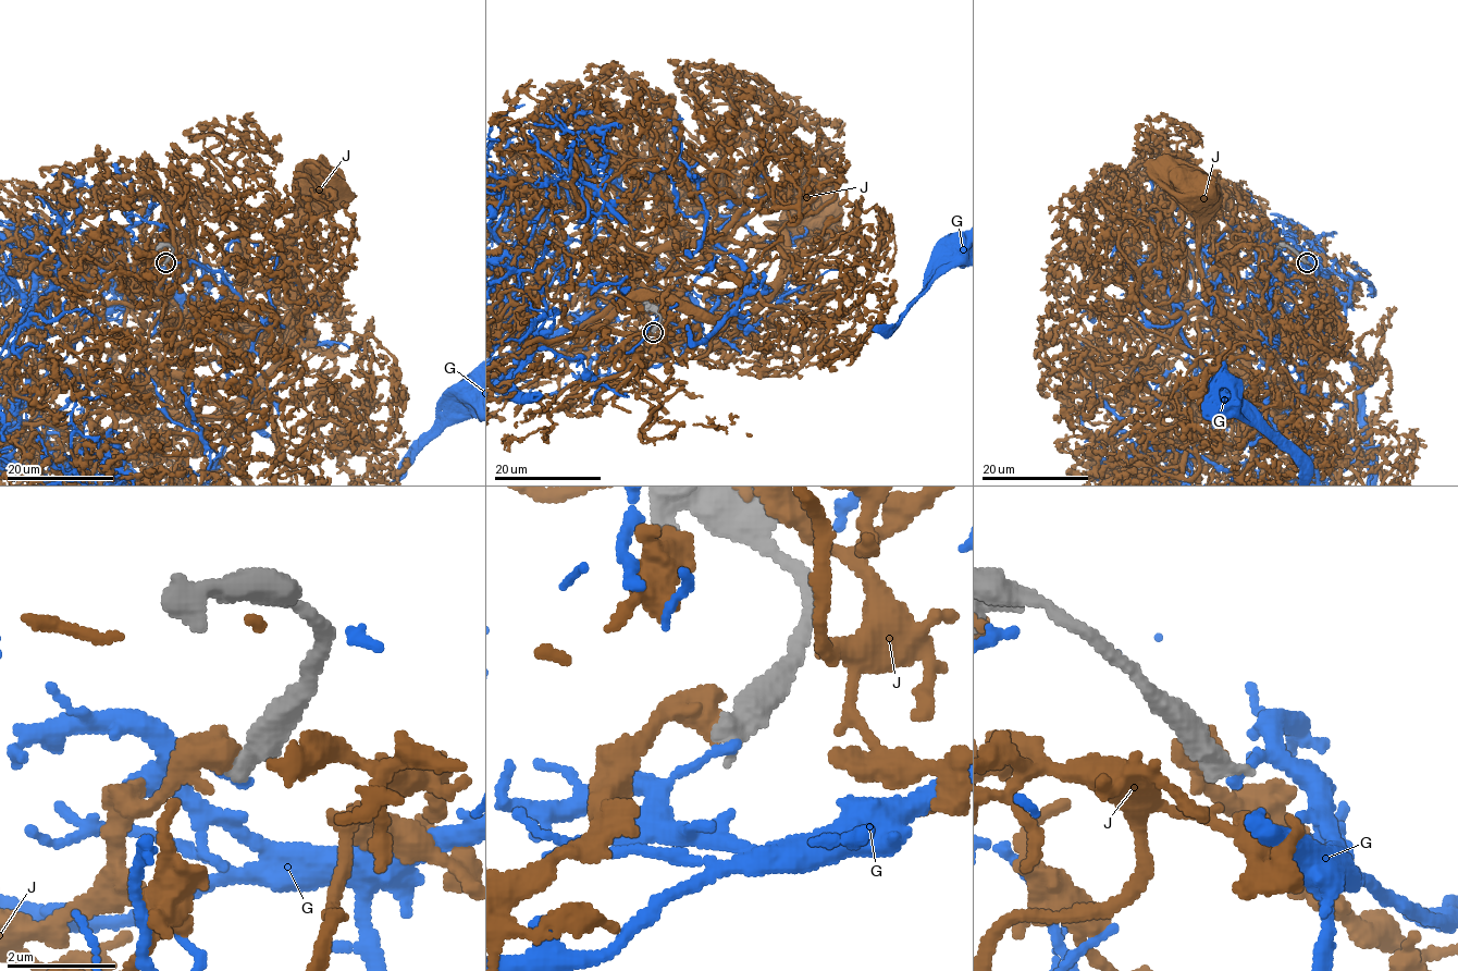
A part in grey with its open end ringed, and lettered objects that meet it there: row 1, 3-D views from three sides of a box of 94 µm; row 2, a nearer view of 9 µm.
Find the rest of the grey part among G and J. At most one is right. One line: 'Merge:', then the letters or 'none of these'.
Merge: none of these

